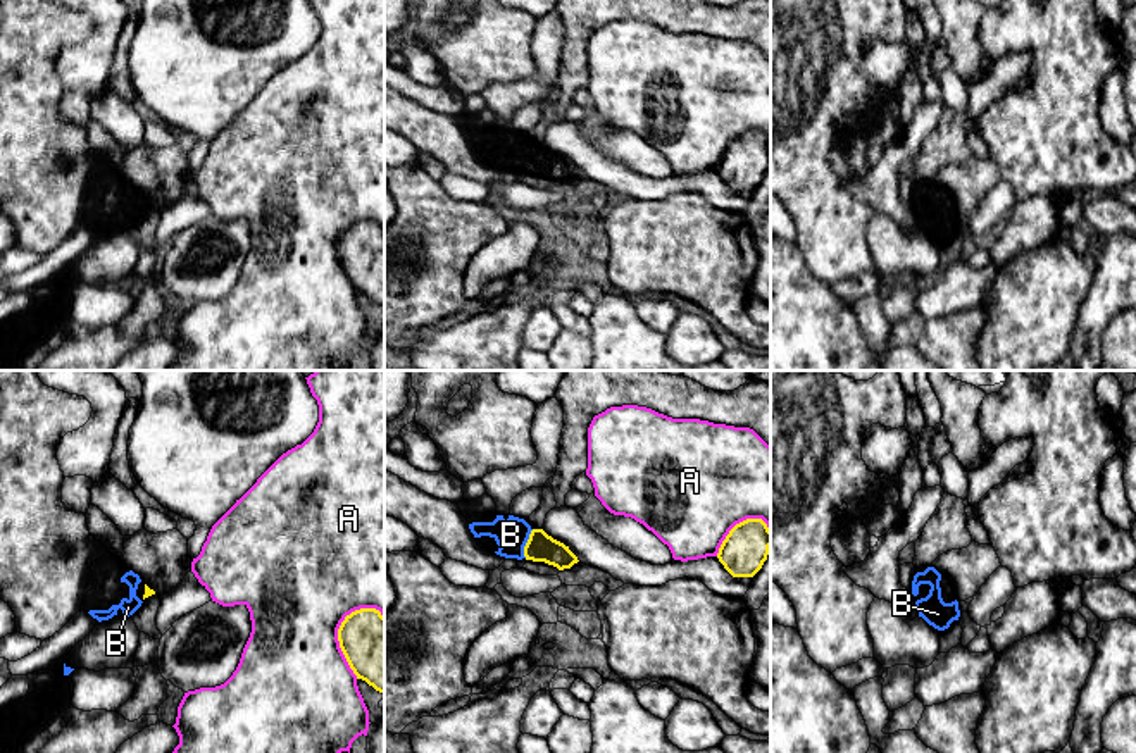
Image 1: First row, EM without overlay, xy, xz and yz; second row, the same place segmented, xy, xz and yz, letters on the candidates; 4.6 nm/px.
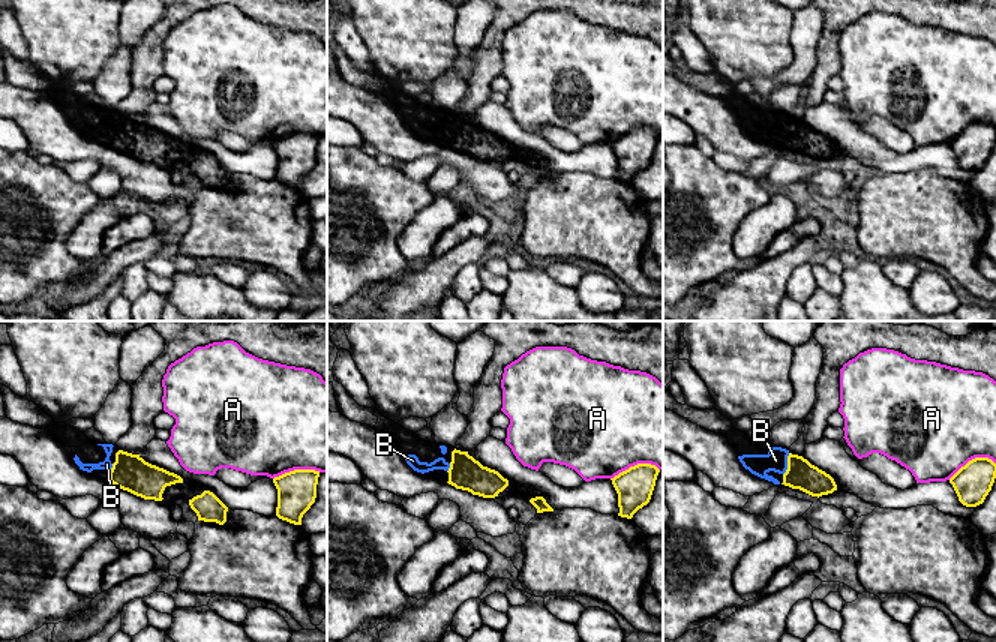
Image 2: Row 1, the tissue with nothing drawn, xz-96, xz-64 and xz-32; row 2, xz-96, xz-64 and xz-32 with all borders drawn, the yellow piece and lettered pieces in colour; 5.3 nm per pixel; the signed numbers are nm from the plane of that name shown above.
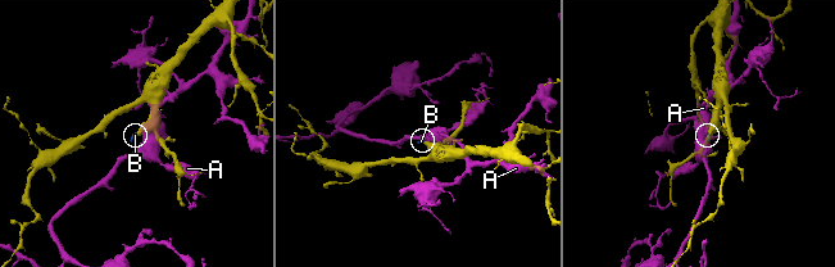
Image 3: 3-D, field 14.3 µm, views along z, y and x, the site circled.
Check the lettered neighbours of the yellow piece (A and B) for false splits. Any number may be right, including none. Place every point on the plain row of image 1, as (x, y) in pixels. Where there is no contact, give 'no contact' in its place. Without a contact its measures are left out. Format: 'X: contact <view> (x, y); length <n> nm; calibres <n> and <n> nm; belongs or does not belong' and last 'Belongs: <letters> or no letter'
A: contact xy (338, 247); length 340 nm; calibres 320 and 460 nm; does not belong
B: contact xz (526, 157); length 140 nm; calibres 140 and 150 nm; belongs
Belongs: B

